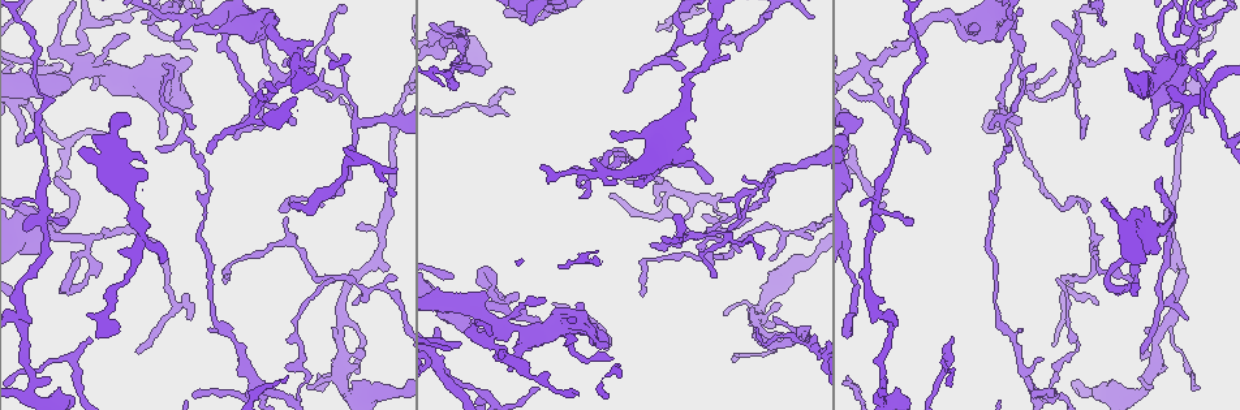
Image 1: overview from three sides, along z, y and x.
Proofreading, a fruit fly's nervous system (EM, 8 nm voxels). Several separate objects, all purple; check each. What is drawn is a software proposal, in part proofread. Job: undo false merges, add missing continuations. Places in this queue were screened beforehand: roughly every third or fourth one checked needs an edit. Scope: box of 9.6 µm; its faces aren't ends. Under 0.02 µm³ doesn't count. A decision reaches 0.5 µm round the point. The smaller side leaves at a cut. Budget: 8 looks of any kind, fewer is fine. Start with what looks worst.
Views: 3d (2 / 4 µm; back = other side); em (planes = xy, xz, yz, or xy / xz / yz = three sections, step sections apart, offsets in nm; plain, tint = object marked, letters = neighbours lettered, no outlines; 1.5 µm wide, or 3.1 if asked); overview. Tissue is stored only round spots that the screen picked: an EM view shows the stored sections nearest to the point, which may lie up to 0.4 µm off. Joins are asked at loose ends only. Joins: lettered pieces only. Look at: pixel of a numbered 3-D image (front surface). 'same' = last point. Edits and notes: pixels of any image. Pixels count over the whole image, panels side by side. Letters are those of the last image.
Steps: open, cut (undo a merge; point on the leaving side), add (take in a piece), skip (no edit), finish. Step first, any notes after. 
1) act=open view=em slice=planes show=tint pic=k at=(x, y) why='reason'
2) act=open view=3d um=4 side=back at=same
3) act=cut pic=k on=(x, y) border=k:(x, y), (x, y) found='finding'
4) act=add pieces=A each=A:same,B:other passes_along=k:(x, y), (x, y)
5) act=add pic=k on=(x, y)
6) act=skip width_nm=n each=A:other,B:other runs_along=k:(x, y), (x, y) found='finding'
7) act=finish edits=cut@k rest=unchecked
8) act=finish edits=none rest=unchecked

act=open view=em slice=planes show=tint pic=1 at=(809, 161) why='sudden change in width'

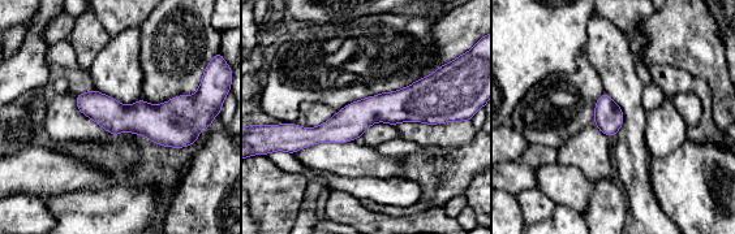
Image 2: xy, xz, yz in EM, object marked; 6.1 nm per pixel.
act=open view=em slice=planes show=letters at=same

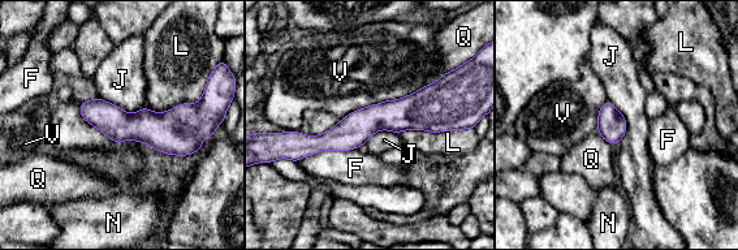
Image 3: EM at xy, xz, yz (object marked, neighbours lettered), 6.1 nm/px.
act=skip width_nm=180 each=F:other,J:other,L:other,N:other,Q:other,V:other runs_along=3:(448, 121), (293, 138) found='all the same cell'

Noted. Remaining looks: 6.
act=open view=3d um=2 pic=1 at=(481, 73) why='thin end'

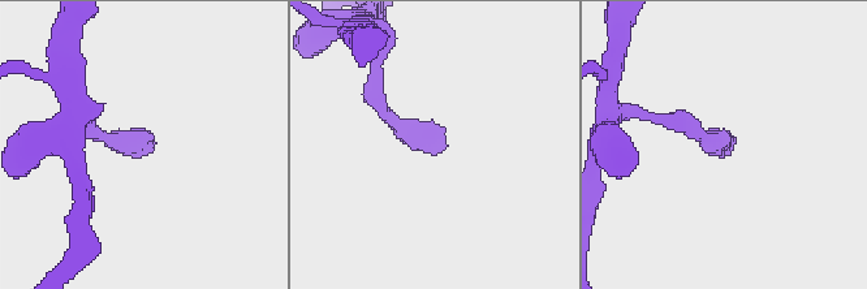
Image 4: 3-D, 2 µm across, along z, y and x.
act=open view=em slice=planes show=letters pic=4 at=(153, 142)

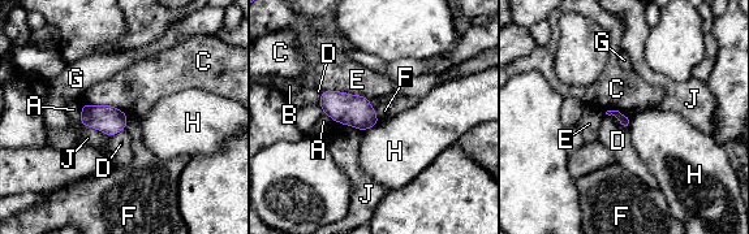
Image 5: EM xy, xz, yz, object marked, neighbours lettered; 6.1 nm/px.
act=skip each=A:other,B:other,C:other,D:other,E:other,F:other,G:other,H:other,J:other border=5:(128, 117), (124, 129) found='no lettered piece goes on from it'

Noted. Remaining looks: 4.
act=open view=em slice=planes show=letters pic=1 at=(1017, 329) why='thin end'

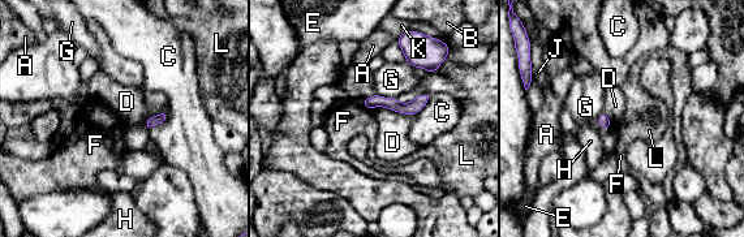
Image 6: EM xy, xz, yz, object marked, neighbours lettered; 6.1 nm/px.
act=skip longest_contact=K:340nm each=A:other,B:other,C:other,D:other,E:other,F:other,G:other,H:other,J:other,K:other,L:other found='none of them fits'

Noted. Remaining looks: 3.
act=finish edits=none rest=unchecked

